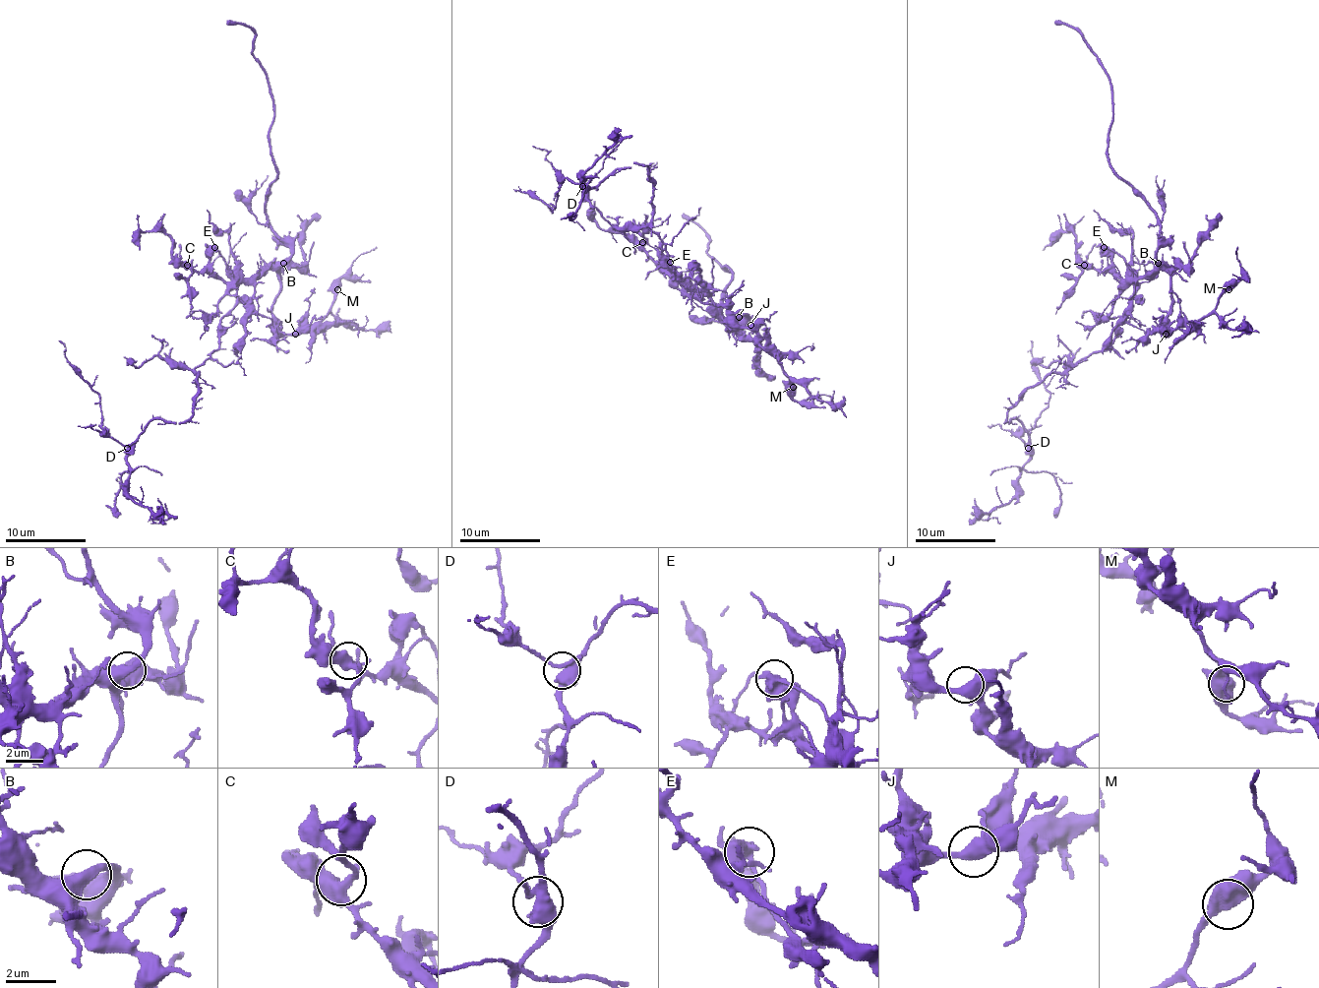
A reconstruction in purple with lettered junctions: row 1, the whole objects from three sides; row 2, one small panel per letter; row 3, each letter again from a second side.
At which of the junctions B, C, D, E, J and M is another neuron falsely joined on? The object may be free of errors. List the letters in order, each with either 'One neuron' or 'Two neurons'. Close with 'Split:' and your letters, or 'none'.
B: One neuron
C: One neuron
D: One neuron
E: Two neurons
J: One neuron
M: One neuron
Split: E

